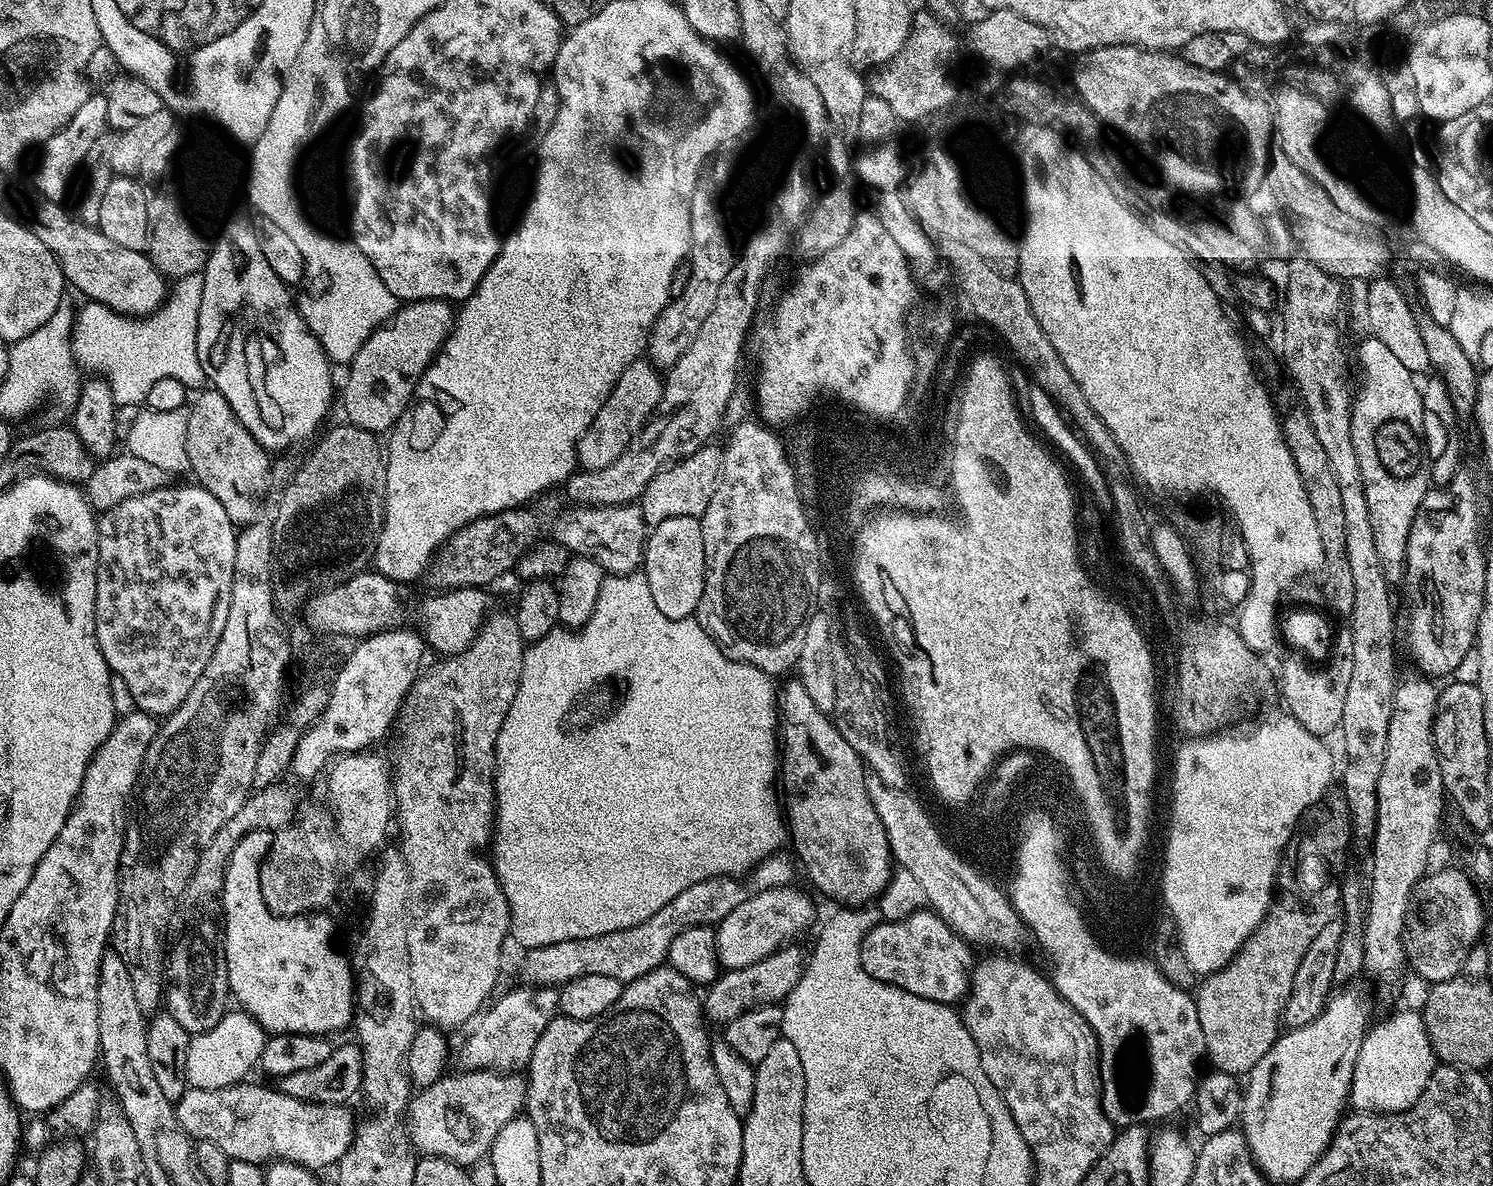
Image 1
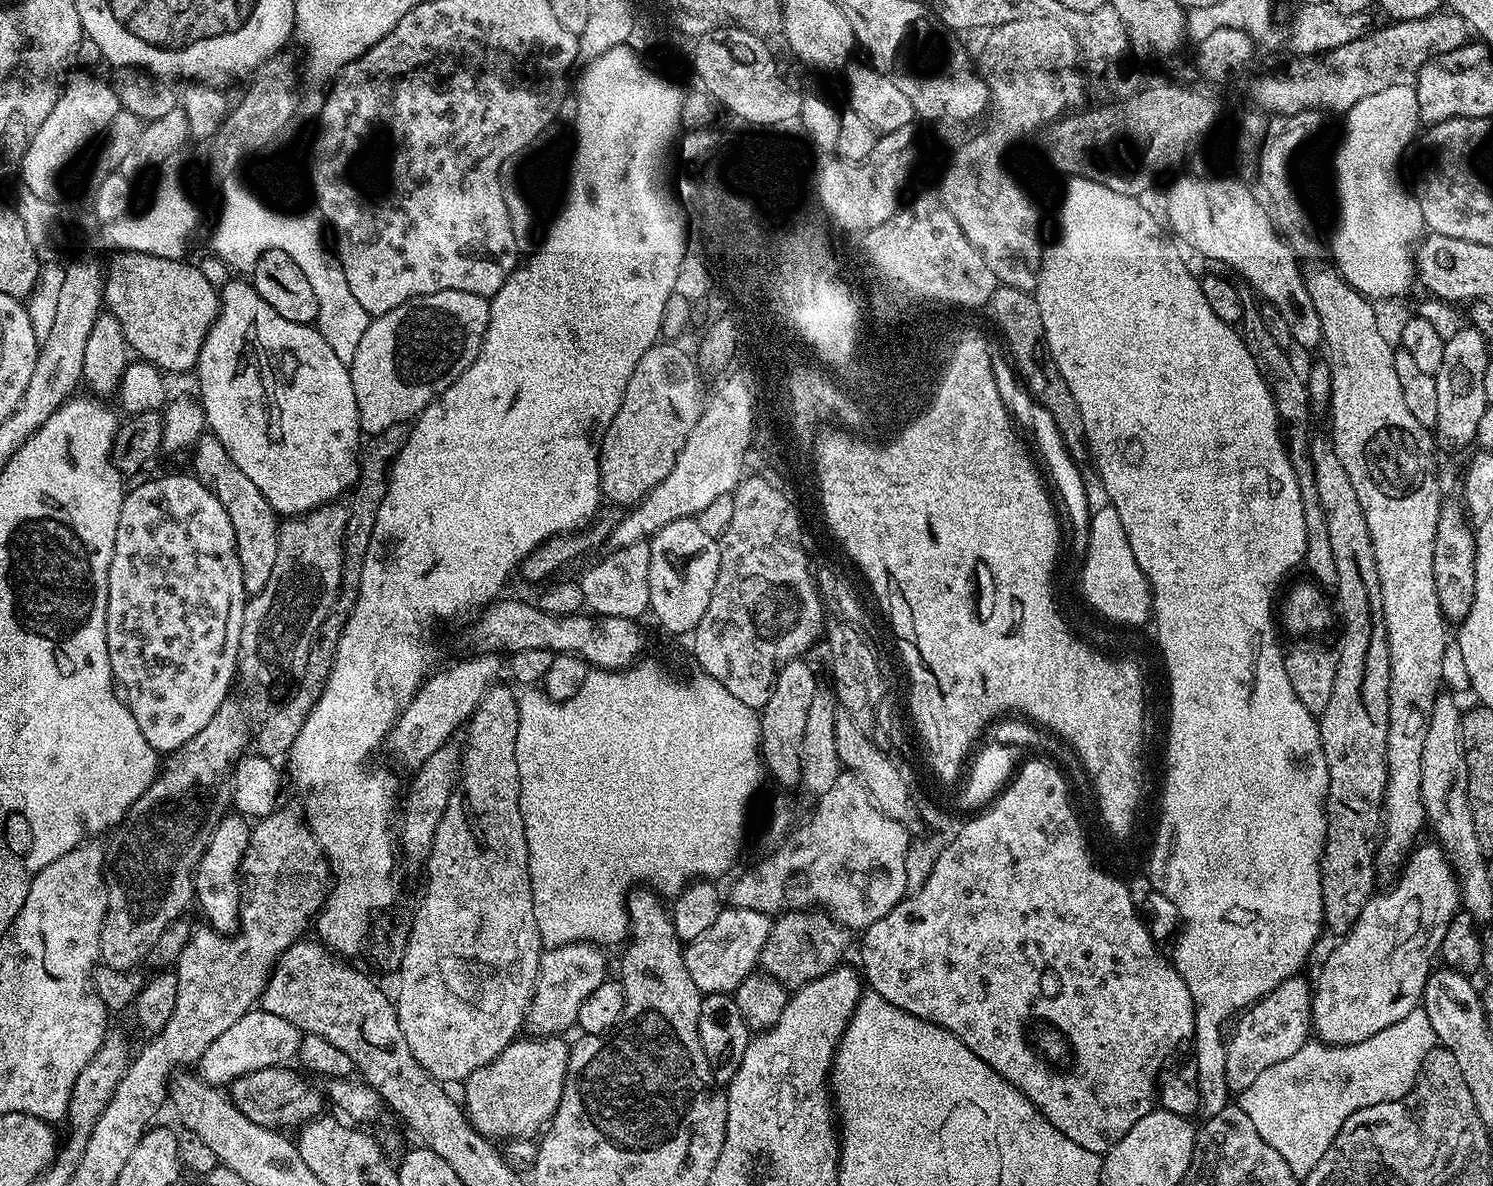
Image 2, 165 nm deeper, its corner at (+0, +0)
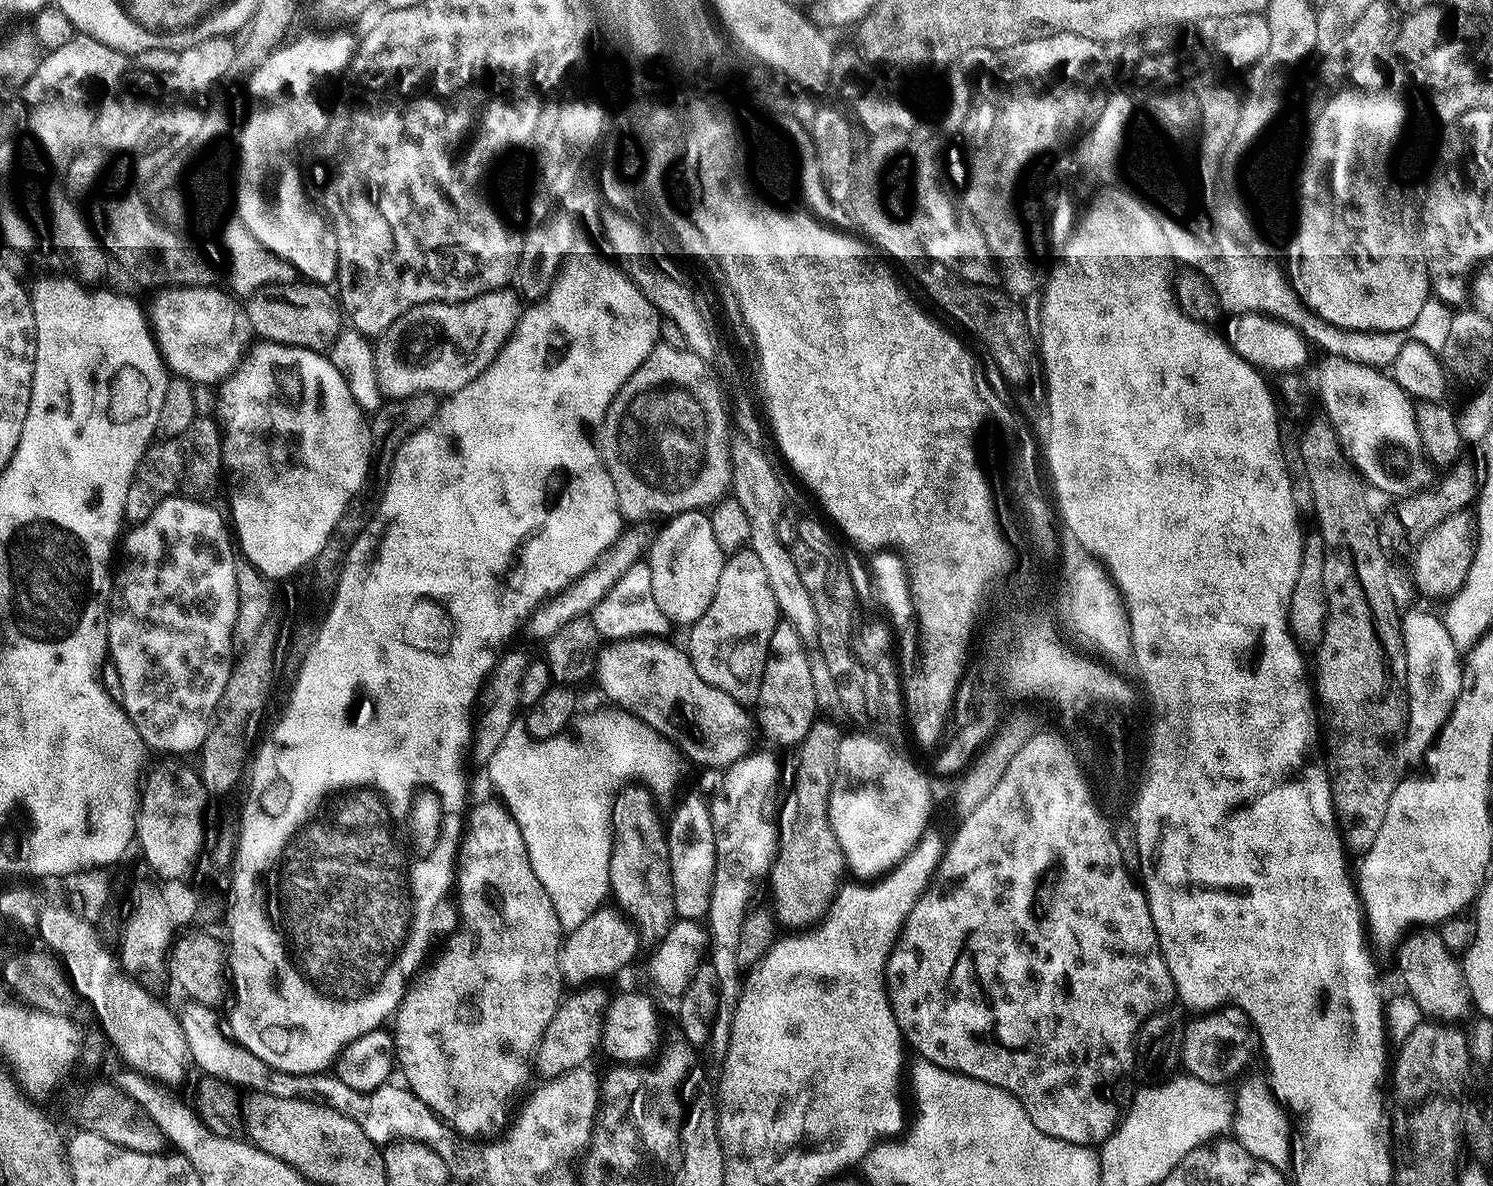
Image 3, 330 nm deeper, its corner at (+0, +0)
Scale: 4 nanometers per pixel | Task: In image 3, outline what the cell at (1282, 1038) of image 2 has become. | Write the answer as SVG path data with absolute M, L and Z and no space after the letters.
M1202 1014L1192 1018L1196 1020L1190 1021L1185 1026L1180 1042L1179 1063L1184 1064L1183 1071L1189 1076L1198 1078L1202 1082L1228 1086L1243 1070L1244 1064L1251 1062L1254 1040L1247 1027L1244 1029L1242 1025L1235 1024L1230 1017L1220 1015L1224 1014Z

